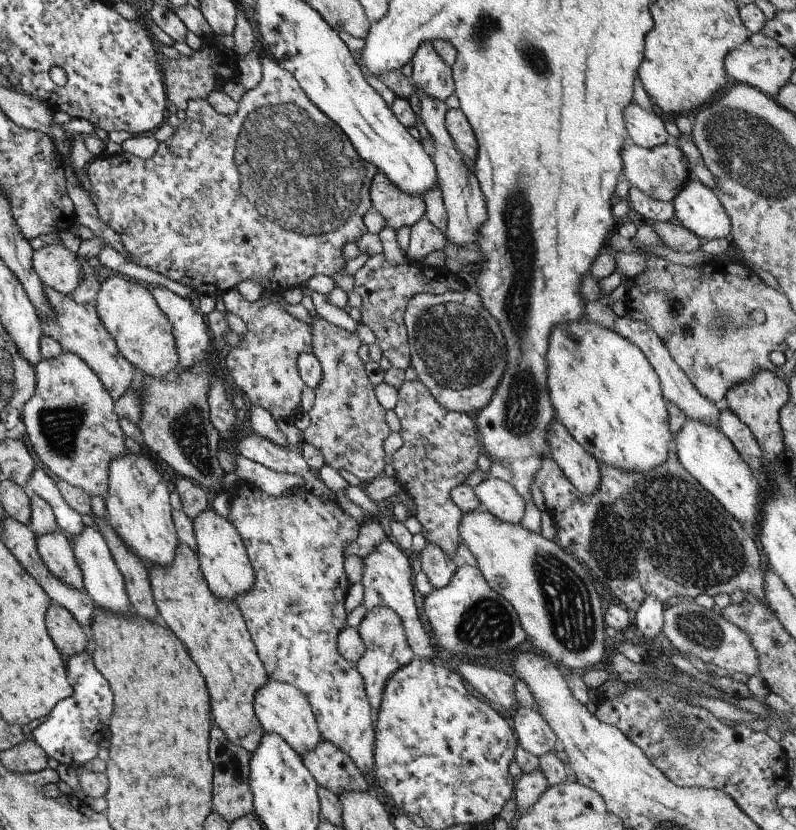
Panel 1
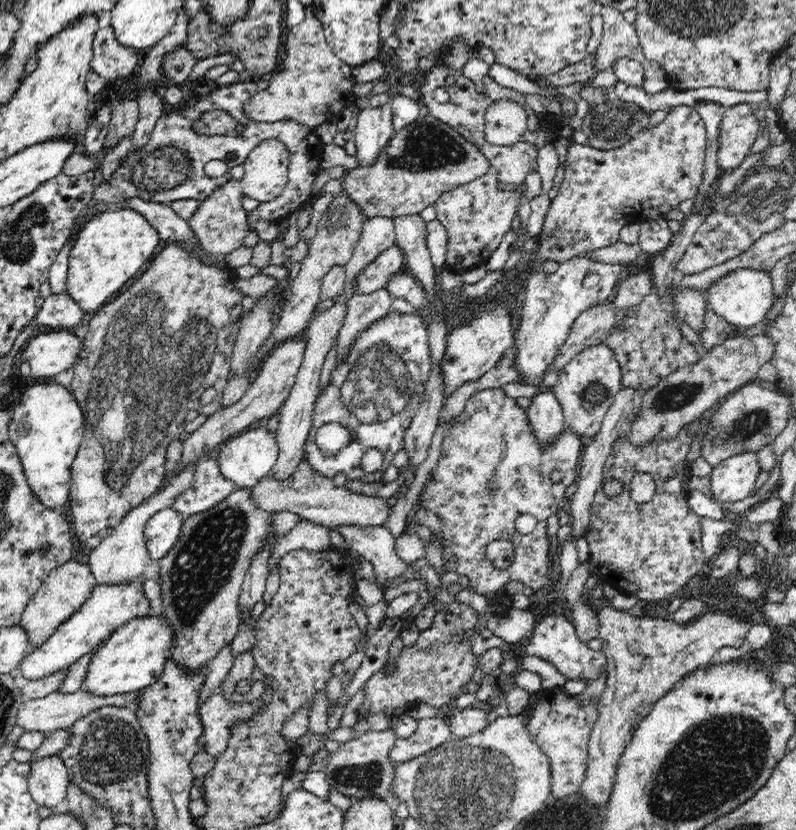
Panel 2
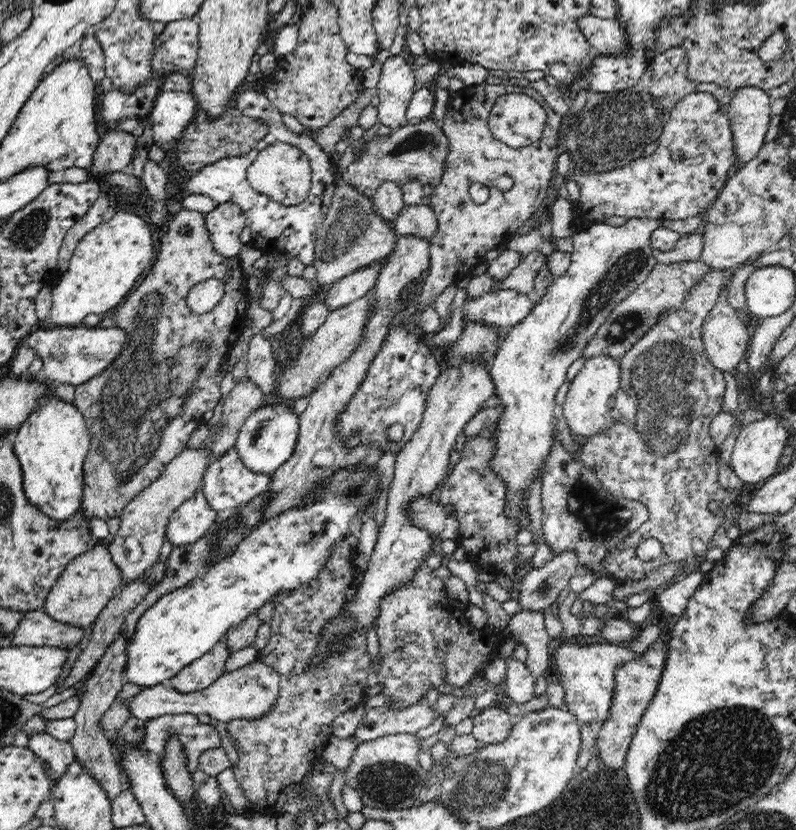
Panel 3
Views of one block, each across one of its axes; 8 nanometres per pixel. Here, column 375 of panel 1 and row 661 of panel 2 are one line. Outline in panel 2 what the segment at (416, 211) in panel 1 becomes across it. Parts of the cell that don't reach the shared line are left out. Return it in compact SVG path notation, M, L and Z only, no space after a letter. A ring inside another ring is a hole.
M241 488L234 491L223 502L220 502L217 506L212 507L210 510L204 510L202 513L194 514L192 517L186 518L183 525L183 532L178 539L178 544L174 546L174 549L164 558L160 559L160 587L162 587L162 599L164 599L164 611L163 614L168 617L168 621L175 629L176 642L172 646L171 660L178 666L182 666L182 670L185 672L198 672L202 668L208 668L208 662L214 660L220 651L225 646L231 646L234 639L239 634L239 627L243 624L240 618L239 609L237 608L237 602L241 593L242 582L245 580L246 573L252 567L253 561L267 548L268 540L270 539L282 539L294 526L297 526L304 520L294 512L289 510L276 510L276 512L270 512L269 510L260 509L259 505L254 499L253 488Z

